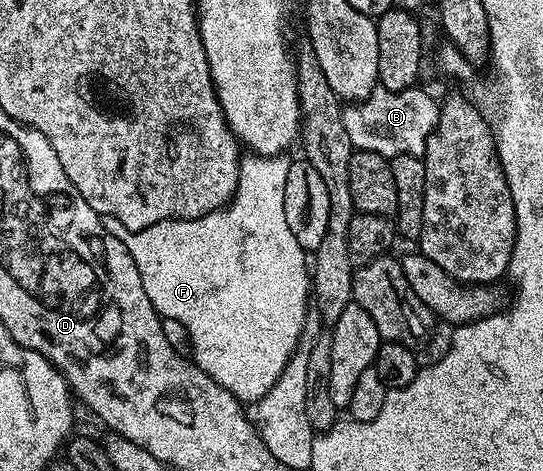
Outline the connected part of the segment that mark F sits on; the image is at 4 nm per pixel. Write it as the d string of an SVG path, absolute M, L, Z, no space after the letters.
M247 154L239 161L239 185L229 203L217 212L210 212L201 218L192 220L166 220L160 224L149 226L140 232L128 232L117 218L112 216L102 217L103 229L108 236L116 236L123 241L133 262L137 266L137 274L141 274L141 286L145 286L145 294L149 294L149 302L153 302L156 312L162 318L173 318L185 326L185 330L191 335L190 355L193 362L213 382L225 386L240 402L258 402L266 395L267 391L281 378L282 371L294 355L302 338L303 327L306 322L307 305L312 295L311 278L309 275L309 256L304 252L297 238L293 238L293 230L289 230L289 222L285 222L285 178L291 165L291 160L286 155L260 156Z

